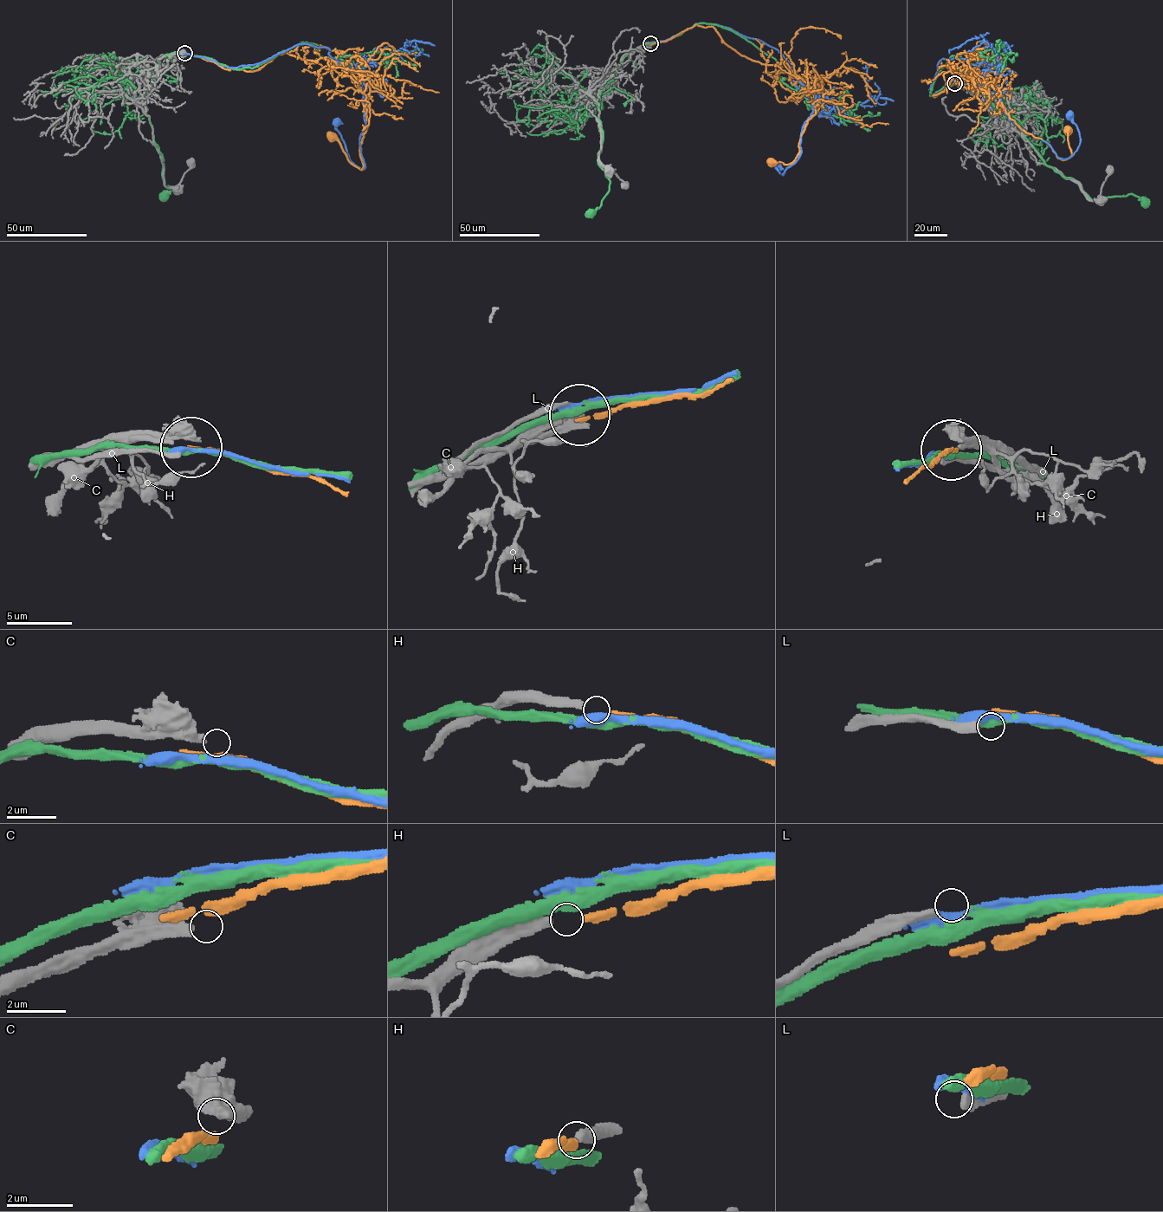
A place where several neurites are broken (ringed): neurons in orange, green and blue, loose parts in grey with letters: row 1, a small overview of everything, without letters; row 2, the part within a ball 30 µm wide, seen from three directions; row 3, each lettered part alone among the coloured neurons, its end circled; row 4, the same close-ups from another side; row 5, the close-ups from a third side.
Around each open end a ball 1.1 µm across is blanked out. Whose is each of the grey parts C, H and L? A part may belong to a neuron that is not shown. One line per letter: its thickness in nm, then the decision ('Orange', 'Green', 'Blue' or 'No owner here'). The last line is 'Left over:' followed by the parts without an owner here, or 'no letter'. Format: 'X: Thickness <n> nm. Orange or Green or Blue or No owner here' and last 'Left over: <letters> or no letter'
C: Thickness 400 nm. No owner here
H: Thickness 360 nm. Orange
L: Thickness 300 nm. No owner here
Left over: C, L

